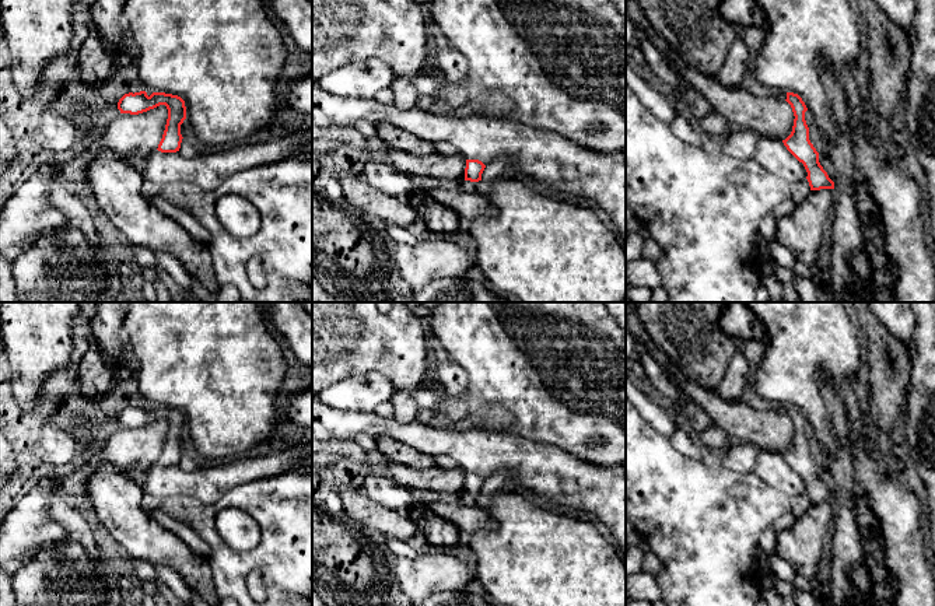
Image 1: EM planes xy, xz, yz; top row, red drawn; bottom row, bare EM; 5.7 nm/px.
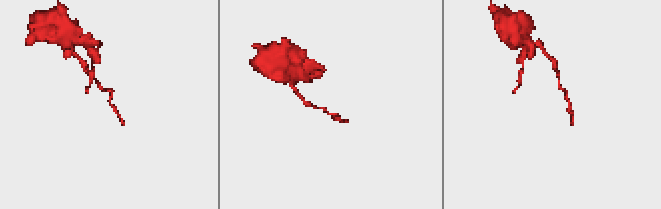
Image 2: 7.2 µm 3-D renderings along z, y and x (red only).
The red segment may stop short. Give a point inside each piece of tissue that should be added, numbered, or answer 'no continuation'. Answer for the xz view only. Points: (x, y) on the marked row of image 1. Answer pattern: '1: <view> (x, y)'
no continuation

